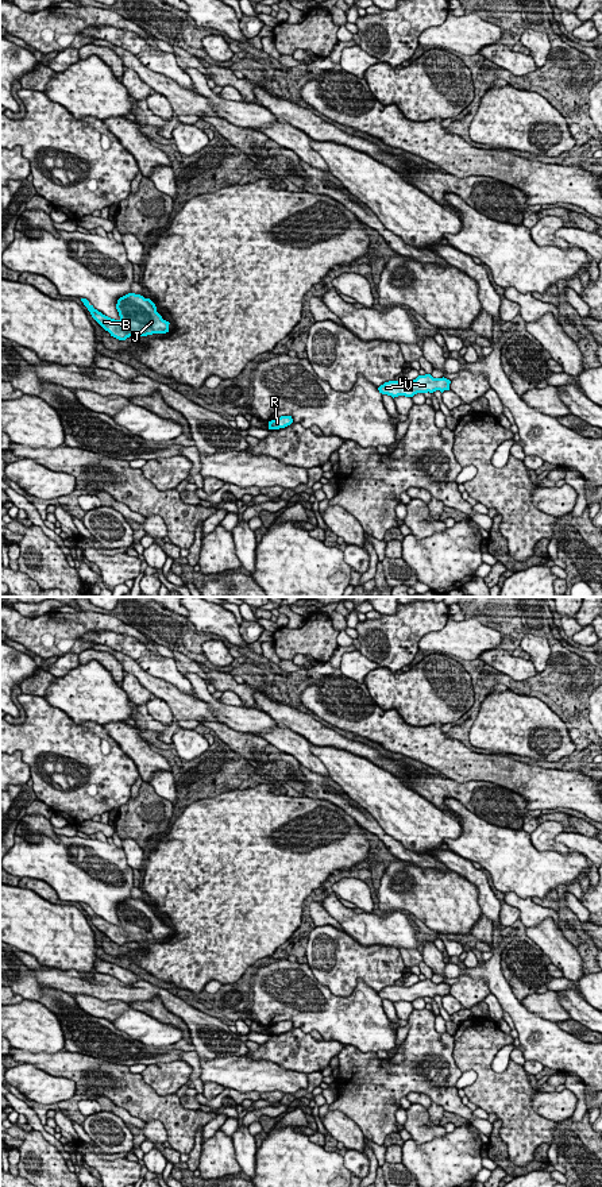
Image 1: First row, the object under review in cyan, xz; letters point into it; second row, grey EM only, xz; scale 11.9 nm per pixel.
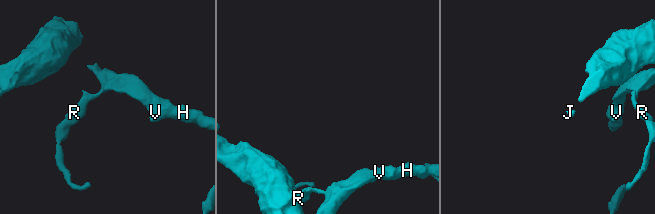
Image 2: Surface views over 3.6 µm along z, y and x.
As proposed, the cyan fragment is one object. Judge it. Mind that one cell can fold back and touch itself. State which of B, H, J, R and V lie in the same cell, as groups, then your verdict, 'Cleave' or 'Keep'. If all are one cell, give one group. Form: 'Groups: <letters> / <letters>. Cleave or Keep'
Groups: B H J R V. Keep

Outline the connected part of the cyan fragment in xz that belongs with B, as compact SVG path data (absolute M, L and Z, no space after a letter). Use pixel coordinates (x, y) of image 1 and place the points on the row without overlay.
M128 898L117 905L116 914L120 924L111 924L81 903L92 922L111 939L111 941L126 945L130 941L140 943L153 939L169 937L169 926L157 917L155 909L140 899Z

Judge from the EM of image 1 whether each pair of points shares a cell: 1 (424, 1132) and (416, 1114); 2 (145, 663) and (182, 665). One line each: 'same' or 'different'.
1: same
2: different

